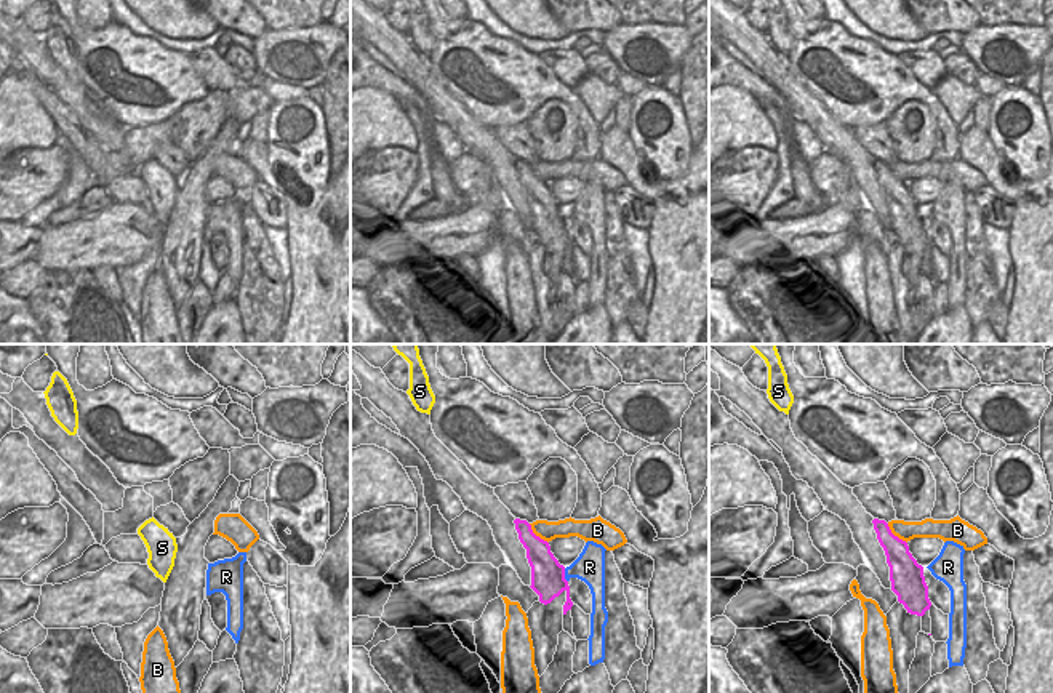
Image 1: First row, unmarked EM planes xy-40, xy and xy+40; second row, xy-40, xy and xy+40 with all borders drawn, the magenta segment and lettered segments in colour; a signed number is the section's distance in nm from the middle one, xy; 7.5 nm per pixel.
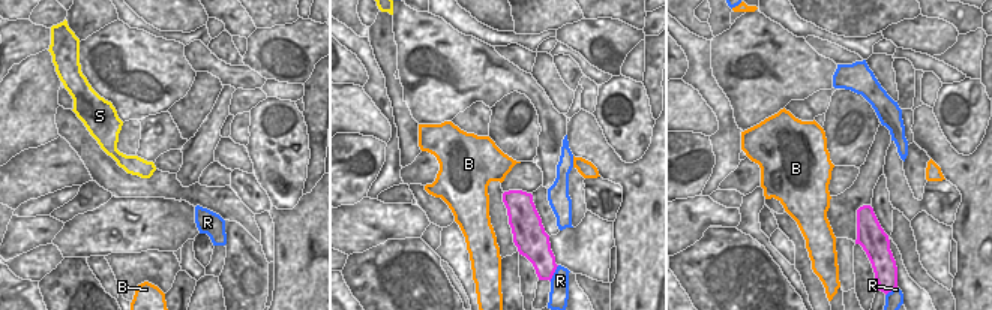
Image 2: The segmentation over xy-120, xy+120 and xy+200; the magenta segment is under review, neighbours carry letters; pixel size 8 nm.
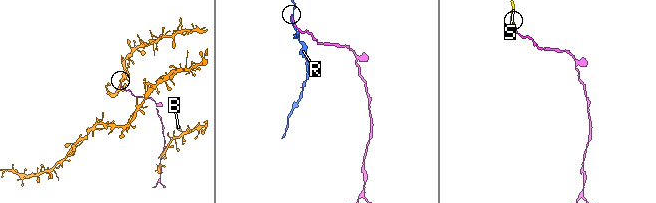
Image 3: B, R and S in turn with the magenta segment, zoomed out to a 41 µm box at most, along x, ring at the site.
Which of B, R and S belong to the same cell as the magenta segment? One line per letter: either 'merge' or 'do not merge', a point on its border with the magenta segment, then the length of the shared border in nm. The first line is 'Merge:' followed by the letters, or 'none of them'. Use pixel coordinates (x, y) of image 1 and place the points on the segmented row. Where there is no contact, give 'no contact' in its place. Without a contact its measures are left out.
Merge: S
B: do not merge; meets magenta in xy at (535, 535); contact 220 nm long
R: do not merge; meets magenta in xy at (564, 575); contact 110 nm long
S: merge; no contact

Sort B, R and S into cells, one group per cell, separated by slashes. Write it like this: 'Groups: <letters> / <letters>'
Groups: B / R / S.

